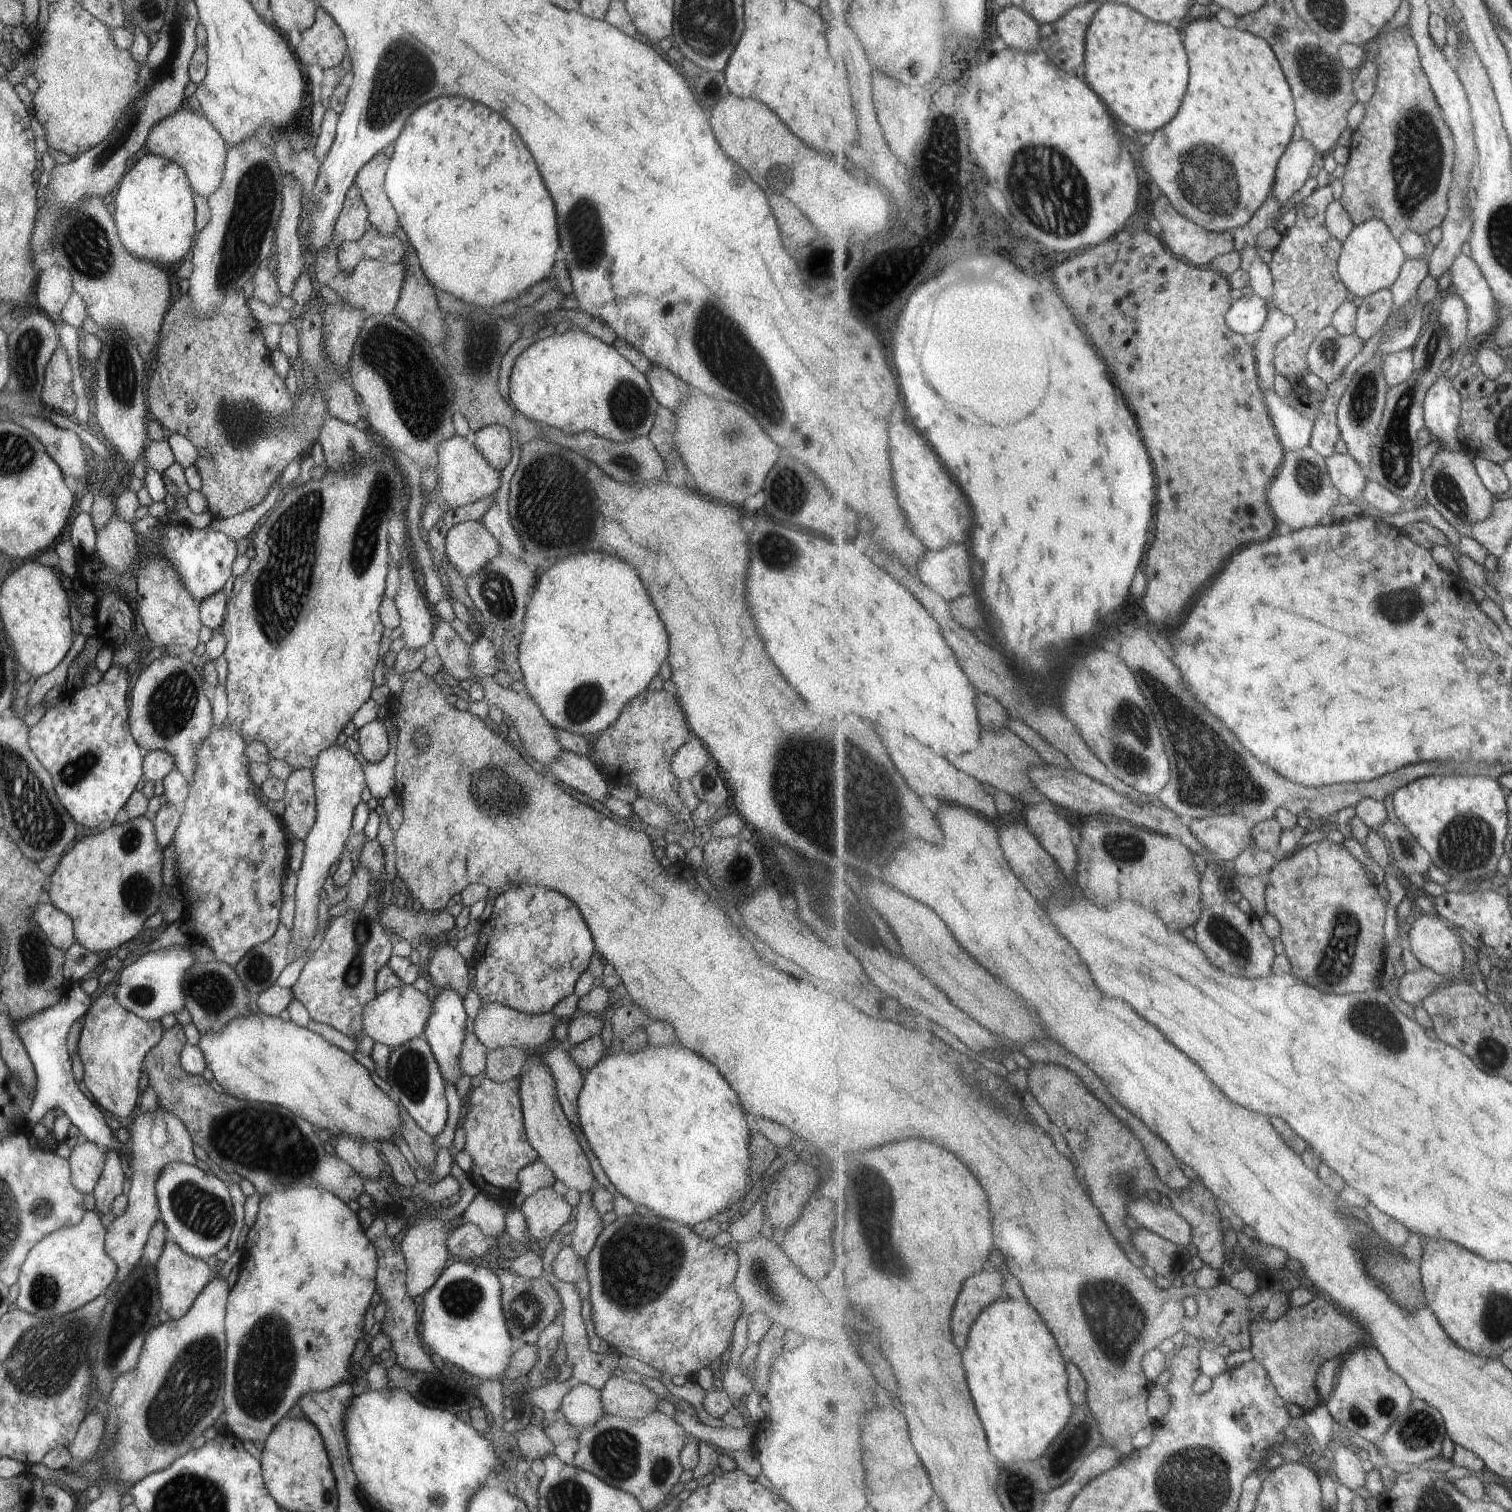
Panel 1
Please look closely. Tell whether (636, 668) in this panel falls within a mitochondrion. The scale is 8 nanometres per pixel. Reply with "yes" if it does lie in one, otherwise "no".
no

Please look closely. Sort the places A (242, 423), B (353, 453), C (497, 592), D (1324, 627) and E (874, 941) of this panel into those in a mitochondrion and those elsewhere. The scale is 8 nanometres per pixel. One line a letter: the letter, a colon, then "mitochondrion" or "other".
A: mitochondrion
B: mitochondrion
C: mitochondrion
D: other
E: other

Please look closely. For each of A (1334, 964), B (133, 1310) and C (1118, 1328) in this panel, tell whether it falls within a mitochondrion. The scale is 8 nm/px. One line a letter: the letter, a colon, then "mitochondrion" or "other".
A: mitochondrion
B: mitochondrion
C: mitochondrion

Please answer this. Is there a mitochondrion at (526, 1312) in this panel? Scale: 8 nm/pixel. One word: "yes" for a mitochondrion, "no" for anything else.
yes

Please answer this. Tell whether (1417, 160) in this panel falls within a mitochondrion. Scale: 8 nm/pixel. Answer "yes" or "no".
yes

